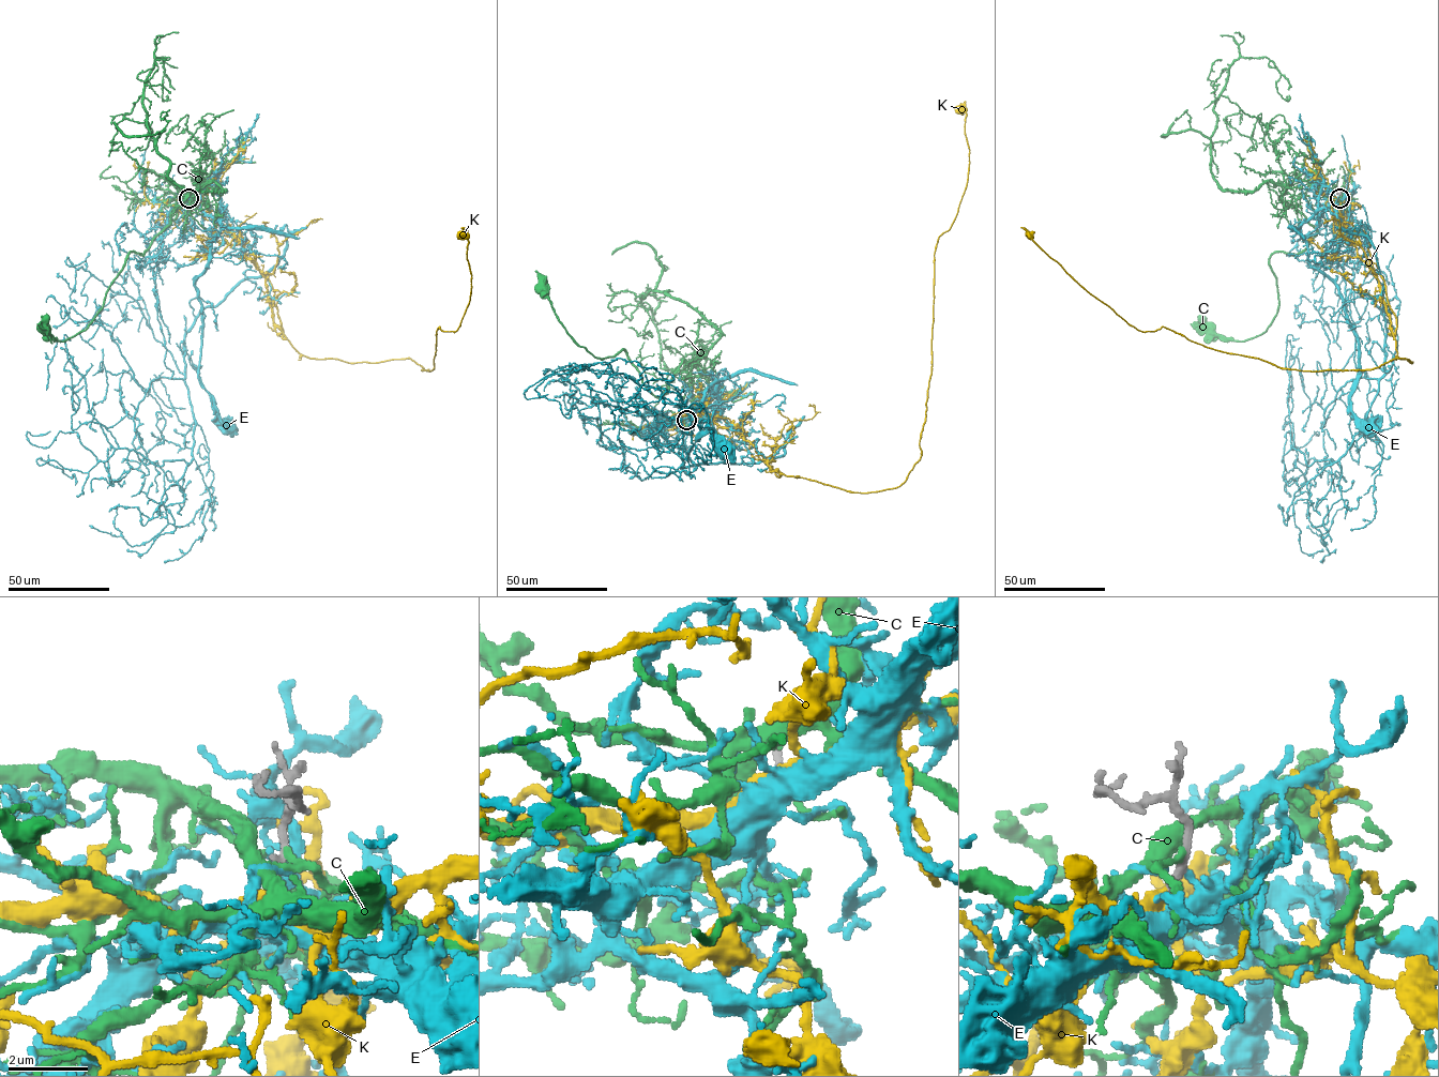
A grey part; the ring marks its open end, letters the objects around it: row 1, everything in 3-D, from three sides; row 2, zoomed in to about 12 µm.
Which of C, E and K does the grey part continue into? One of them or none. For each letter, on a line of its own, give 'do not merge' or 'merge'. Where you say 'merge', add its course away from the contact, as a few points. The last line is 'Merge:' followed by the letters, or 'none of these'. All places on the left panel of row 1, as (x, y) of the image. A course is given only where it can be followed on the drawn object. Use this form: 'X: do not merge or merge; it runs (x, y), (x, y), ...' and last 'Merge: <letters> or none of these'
C: do not merge
E: do not merge
K: merge; it runs (188, 198), (256, 264), (296, 350), (349, 363), (434, 368), (437, 329), (456, 331), (469, 302), (462, 233)
Merge: K

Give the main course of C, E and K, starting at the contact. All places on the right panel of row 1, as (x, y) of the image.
C: (1342, 197), (1288, 183), (1280, 198), (1317, 234), (1301, 252), (1271, 255), (1277, 313), (1241, 340), (1211, 325)
E: (1342, 198), (1304, 223), (1301, 236), (1308, 261), (1342, 299), (1357, 340), (1350, 409), (1372, 428)
K: (1341, 198), (1342, 241), (1372, 269), (1397, 355), (1412, 362), (1281, 368), (1164, 327), (1139, 331), (1030, 233)

